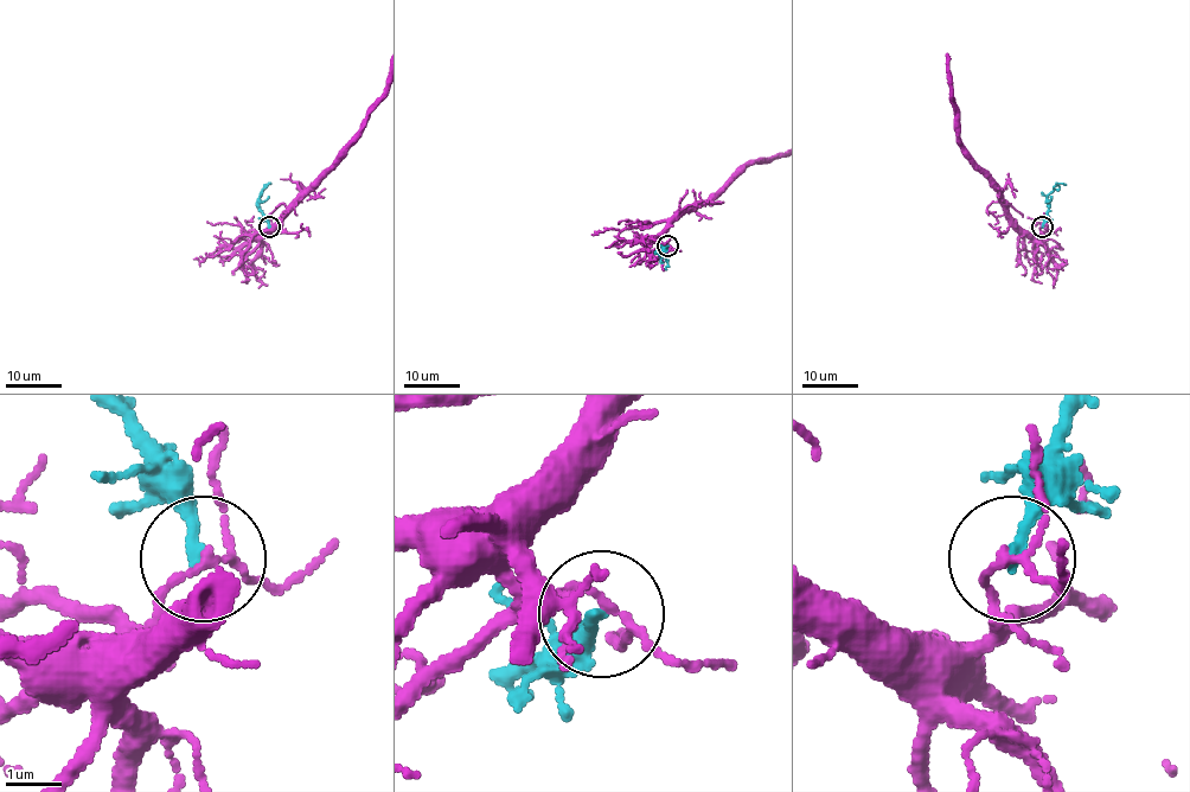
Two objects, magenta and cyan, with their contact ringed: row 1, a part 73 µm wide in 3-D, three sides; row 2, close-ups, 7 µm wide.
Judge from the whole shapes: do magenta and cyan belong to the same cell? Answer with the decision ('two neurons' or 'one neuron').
two neurons

